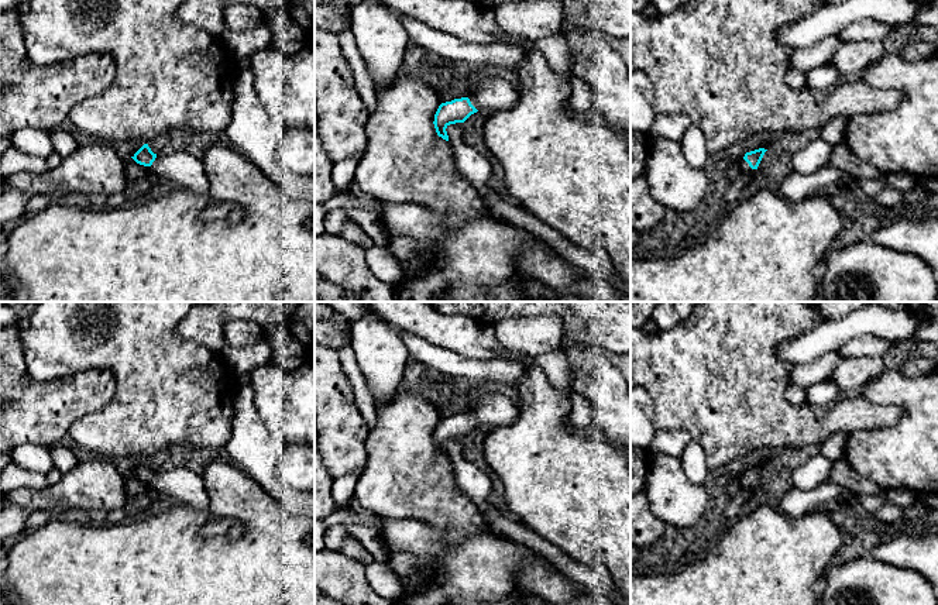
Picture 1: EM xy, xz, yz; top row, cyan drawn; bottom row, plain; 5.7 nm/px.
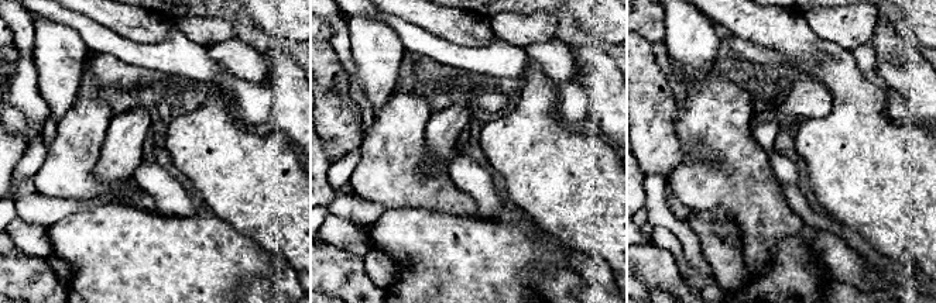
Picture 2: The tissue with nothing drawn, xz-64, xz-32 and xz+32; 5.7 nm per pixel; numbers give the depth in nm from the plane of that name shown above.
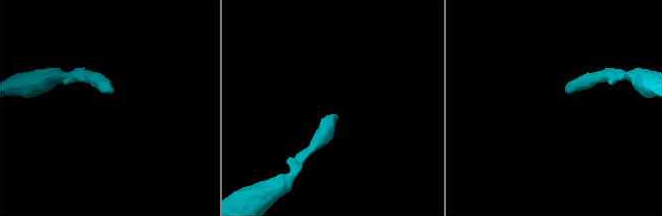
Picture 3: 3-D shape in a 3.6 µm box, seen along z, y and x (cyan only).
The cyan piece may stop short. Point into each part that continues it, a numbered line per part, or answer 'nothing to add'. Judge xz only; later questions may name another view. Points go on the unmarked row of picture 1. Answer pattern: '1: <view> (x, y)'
1: xz (497, 409)

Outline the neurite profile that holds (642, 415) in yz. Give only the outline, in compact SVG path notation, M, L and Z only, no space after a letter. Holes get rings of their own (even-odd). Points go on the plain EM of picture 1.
M643 388L631 389L631 446L650 450L657 429L652 398Z

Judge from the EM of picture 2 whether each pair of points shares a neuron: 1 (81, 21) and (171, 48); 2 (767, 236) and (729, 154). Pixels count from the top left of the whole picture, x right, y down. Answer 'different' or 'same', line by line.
1: same
2: same

